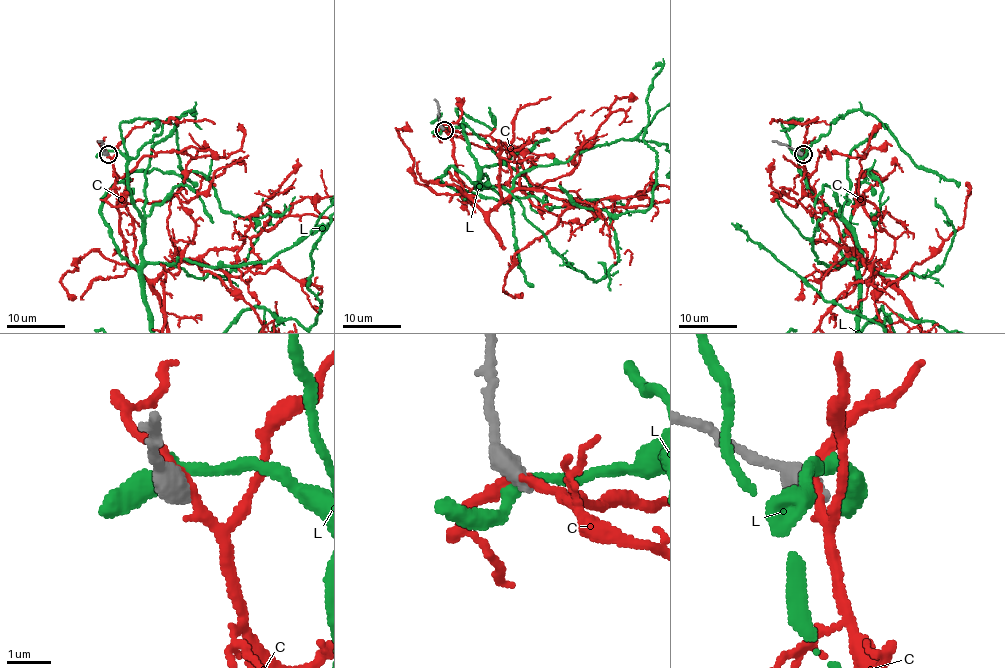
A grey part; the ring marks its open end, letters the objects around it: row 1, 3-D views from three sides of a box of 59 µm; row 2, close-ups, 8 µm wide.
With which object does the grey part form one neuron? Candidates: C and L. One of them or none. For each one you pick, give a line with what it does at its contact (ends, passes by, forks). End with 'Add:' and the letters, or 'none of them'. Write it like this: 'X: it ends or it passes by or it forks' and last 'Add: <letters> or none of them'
Add: none of them

